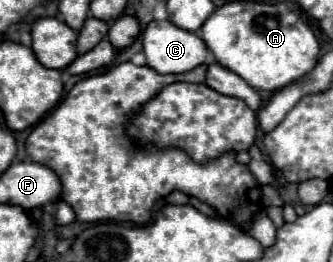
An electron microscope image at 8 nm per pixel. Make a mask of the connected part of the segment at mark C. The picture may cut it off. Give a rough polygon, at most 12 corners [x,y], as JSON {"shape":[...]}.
{"shape":[[169,20],[143,30],[147,66],[189,72],[209,58],[201,36]]}

